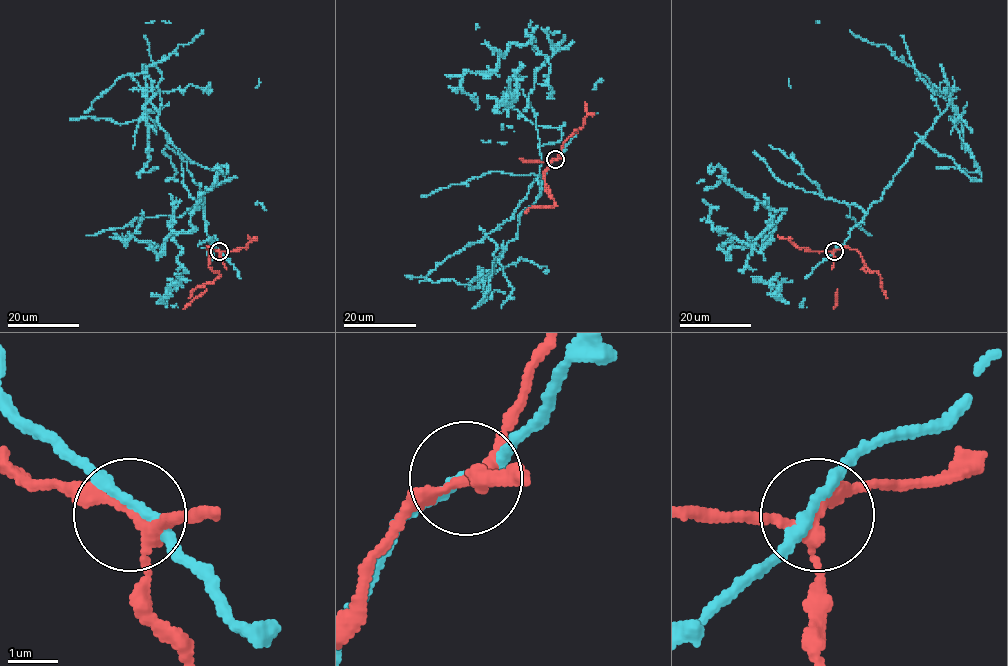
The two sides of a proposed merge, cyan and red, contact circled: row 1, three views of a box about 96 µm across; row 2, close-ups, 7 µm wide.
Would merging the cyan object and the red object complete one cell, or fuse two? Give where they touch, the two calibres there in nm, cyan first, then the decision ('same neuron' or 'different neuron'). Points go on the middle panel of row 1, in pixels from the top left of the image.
(555, 159) | 220/220 nm | different neuron

